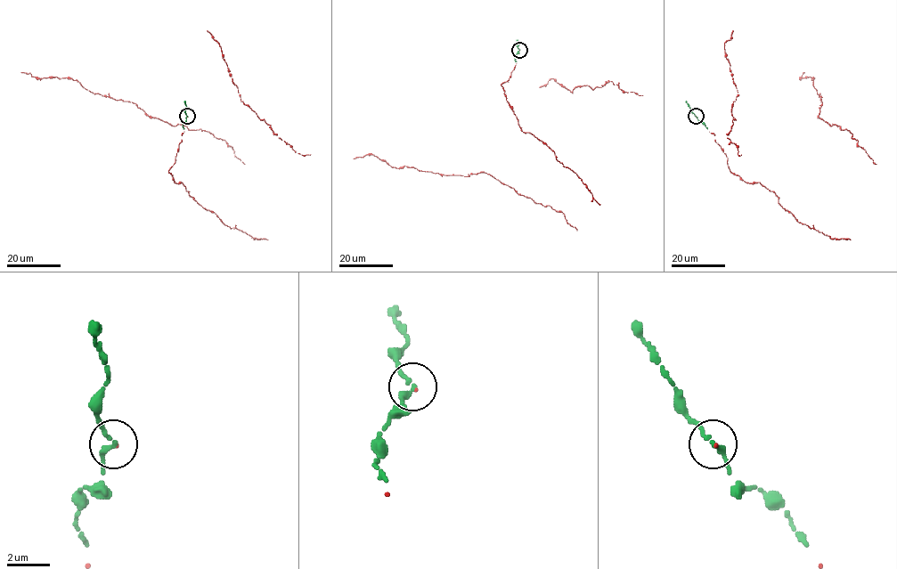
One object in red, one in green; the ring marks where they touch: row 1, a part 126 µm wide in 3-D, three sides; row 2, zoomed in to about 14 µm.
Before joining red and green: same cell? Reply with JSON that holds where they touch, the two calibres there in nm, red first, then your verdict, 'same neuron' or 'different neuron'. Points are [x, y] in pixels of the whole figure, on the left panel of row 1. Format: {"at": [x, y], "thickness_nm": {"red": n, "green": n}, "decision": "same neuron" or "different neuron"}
{"at": [187, 116], "thickness_nm": {"red": 70, "green": 240}, "decision": "same neuron"}

